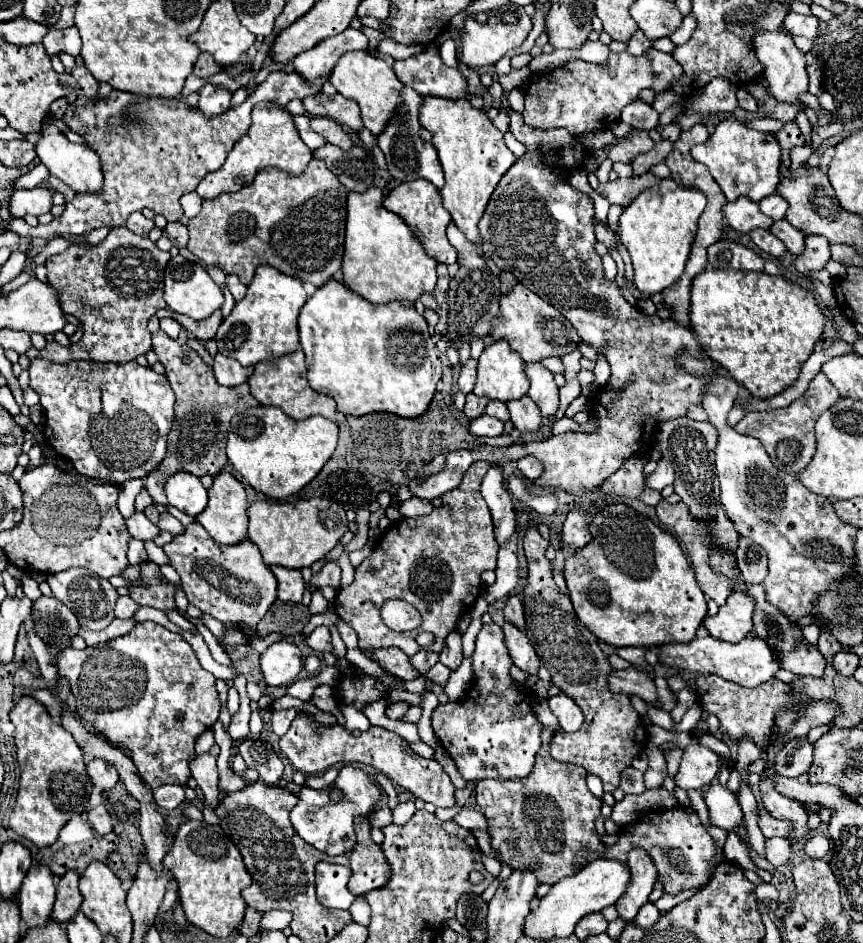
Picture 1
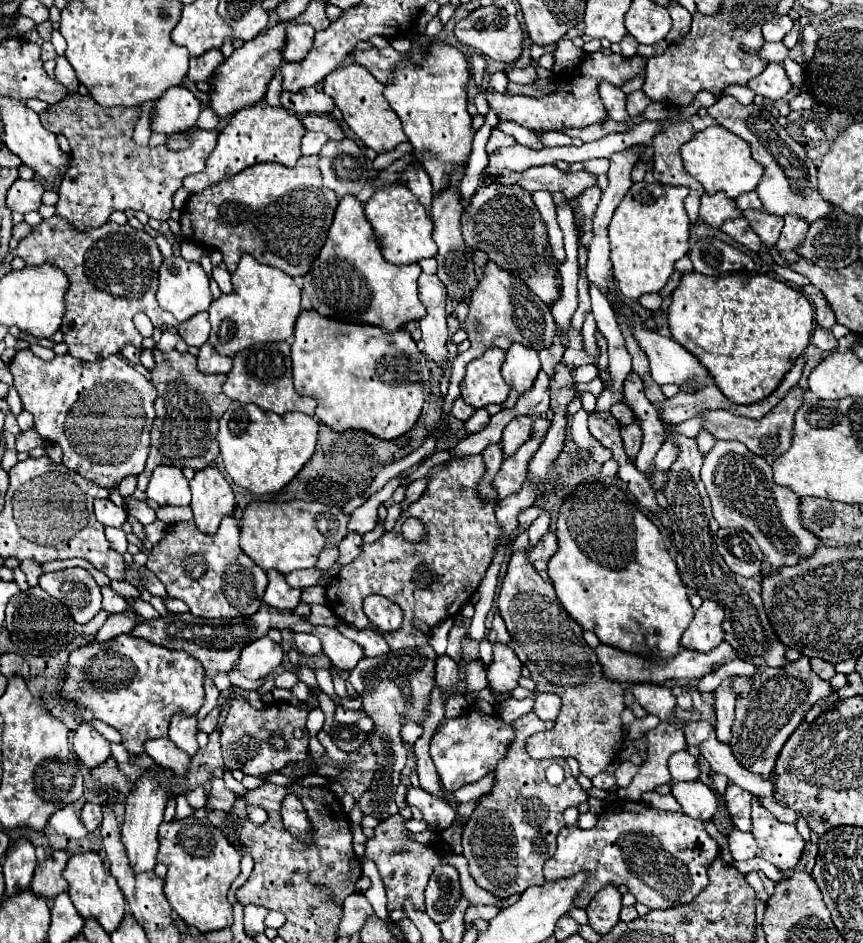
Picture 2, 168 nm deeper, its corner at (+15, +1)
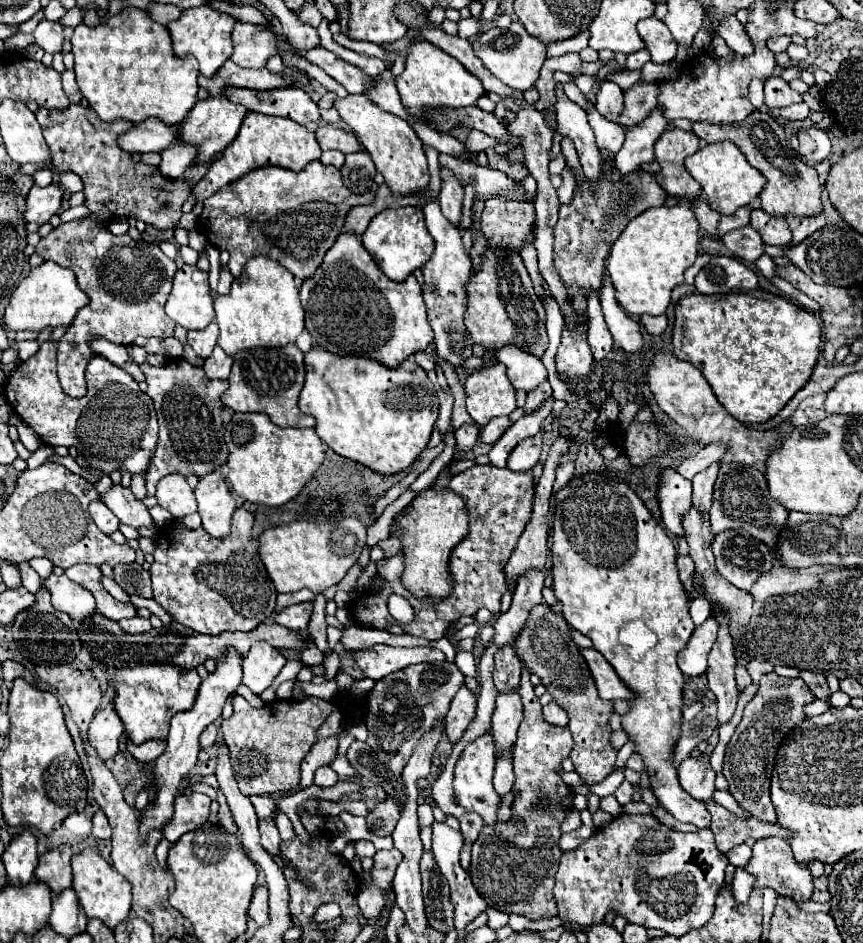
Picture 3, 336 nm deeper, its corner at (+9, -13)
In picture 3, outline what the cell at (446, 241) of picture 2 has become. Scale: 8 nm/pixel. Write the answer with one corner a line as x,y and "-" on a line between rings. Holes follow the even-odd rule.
439,167
439,171
441,171
441,193
439,193
441,211
451,223
459,225
461,203
463,203
463,187
455,179
455,175
451,175
451,171
447,171
445,167

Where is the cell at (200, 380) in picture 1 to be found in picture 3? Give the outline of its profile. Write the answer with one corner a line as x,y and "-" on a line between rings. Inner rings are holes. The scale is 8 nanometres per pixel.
181,357
153,367
149,363
141,365
147,381
147,395
155,403
155,413
159,419
159,441
151,457
149,469
145,473
147,495
155,493
155,485
167,473
197,475
203,477
227,461
227,445
223,433
233,417
233,411
221,403
221,393
227,389
227,381
207,379
201,367
195,367

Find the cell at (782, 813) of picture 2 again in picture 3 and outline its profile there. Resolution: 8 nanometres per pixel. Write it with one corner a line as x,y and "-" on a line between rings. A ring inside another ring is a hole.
713,799
707,801
707,811
711,813
711,831
715,835
717,849
721,853
729,851
735,845
745,843
747,837
753,839
767,839
767,837
789,837
791,831
783,829
779,823
765,823
753,817
739,819
723,805
715,803

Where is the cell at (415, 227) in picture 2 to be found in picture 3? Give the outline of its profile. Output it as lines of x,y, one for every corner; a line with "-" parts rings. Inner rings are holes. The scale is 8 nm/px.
401,207
381,211
379,215
375,215
375,219
371,219
367,231
361,235
361,243
391,281
405,281
415,269
419,269
433,255
435,249
435,243
425,227
421,207

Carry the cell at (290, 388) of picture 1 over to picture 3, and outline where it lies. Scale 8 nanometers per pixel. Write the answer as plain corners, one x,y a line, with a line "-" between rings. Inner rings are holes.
297,345
239,351
233,355
229,389
221,395
221,401
233,411
267,413
279,427
315,427
315,419
301,413
297,407
297,397
301,393
303,381
305,365
303,353
297,349

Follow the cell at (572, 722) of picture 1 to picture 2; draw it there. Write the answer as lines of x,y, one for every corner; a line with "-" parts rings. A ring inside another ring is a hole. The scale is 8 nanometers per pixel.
541,693
533,707
533,713
543,721
555,721
559,711
561,711
561,699
557,695
549,695
549,693

